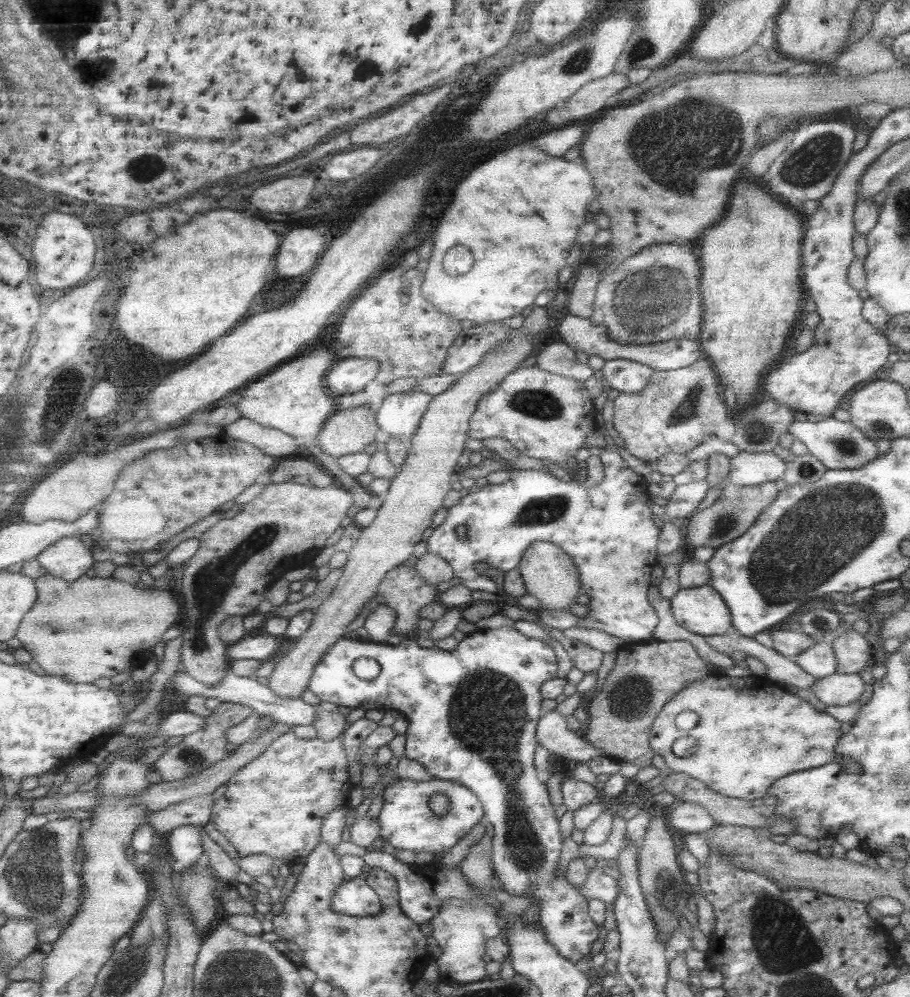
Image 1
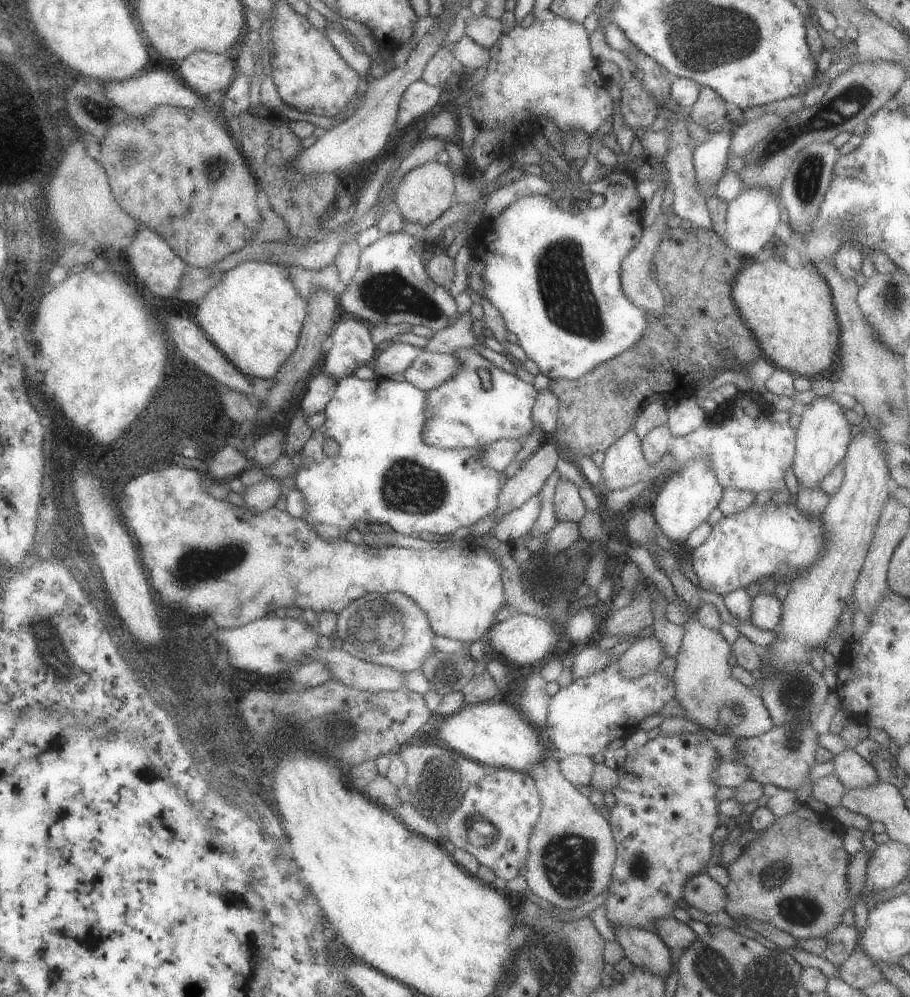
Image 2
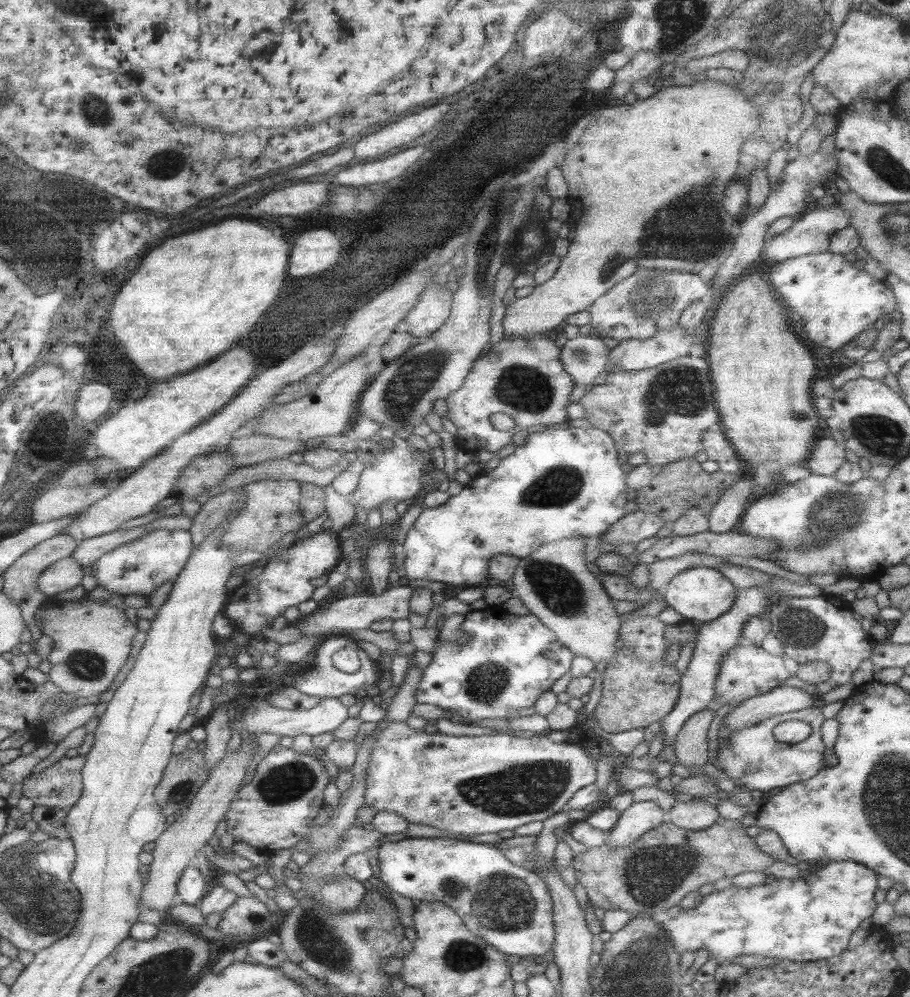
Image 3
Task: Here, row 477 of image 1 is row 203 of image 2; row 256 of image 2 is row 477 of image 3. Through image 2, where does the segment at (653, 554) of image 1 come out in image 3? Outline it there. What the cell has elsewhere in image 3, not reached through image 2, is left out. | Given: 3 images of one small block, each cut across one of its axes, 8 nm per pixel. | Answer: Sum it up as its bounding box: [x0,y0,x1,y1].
[401,425,635,585]

